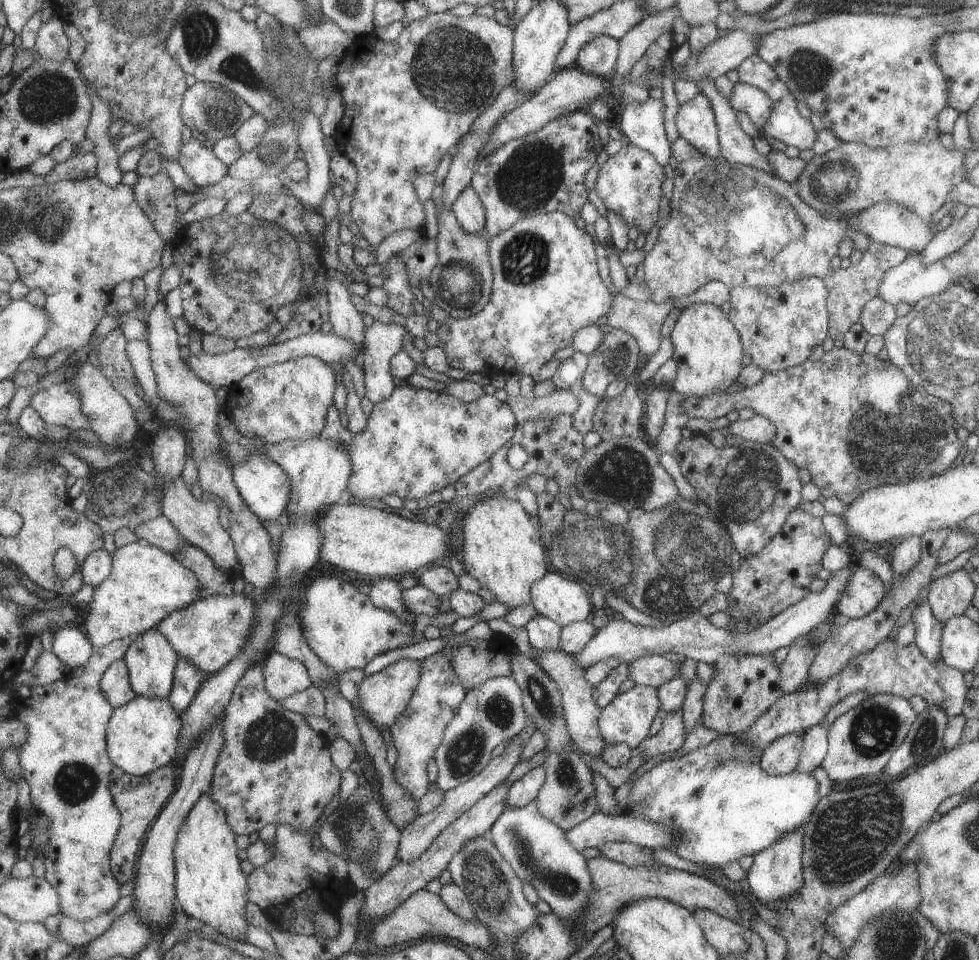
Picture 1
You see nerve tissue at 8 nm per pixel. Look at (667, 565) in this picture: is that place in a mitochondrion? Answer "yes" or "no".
yes

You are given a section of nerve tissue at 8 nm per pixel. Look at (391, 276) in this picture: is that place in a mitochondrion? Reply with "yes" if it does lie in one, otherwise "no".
no

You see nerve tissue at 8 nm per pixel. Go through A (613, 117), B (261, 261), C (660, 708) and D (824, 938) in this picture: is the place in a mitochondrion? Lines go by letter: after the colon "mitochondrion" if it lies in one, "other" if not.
A: other
B: mitochondrion
C: other
D: other

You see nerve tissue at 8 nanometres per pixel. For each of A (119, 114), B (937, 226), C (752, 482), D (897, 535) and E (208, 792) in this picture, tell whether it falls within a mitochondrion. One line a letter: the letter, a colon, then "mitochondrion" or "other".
A: other
B: other
C: mitochondrion
D: other
E: other

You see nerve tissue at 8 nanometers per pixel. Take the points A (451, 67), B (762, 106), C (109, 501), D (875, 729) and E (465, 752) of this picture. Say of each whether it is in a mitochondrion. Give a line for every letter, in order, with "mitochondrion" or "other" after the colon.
A: mitochondrion
B: other
C: mitochondrion
D: mitochondrion
E: mitochondrion

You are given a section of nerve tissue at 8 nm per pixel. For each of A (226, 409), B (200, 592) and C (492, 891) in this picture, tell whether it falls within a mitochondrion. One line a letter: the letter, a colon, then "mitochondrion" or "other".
A: other
B: other
C: mitochondrion

